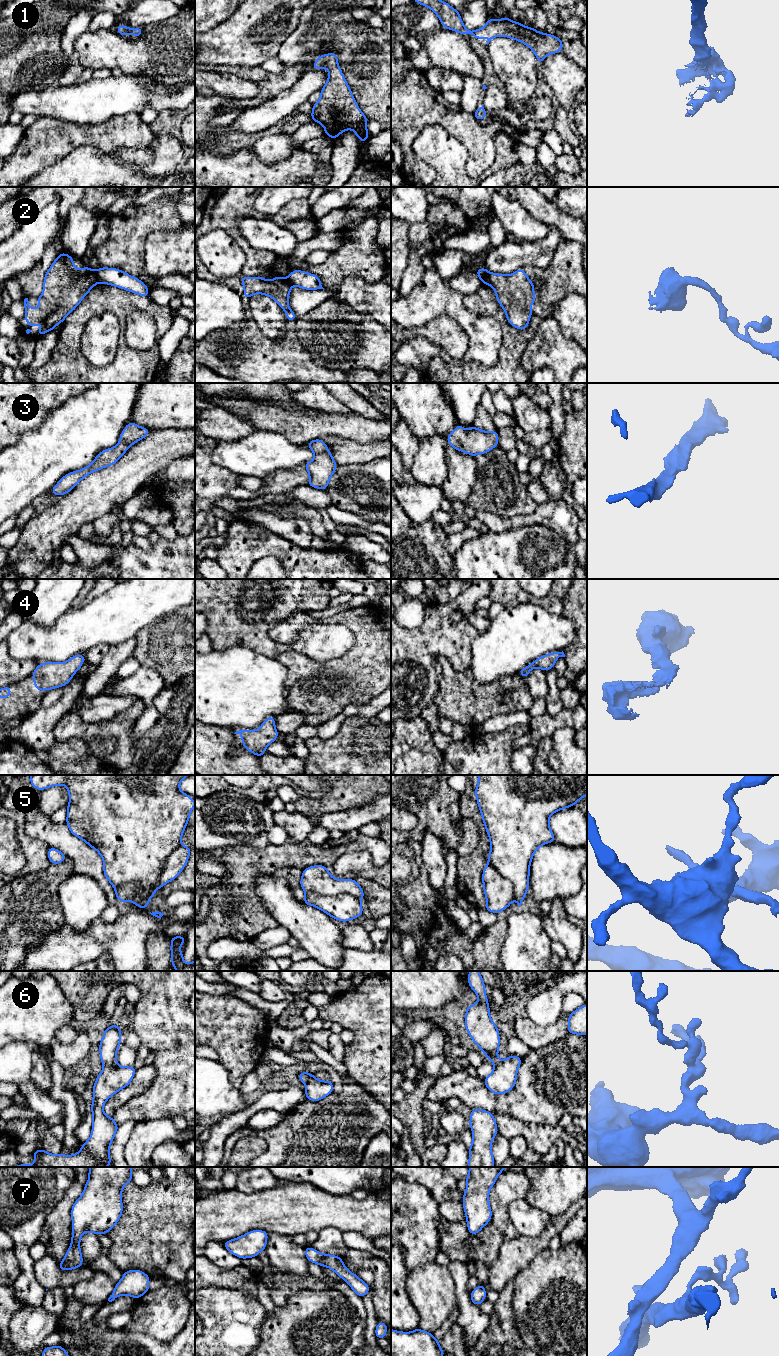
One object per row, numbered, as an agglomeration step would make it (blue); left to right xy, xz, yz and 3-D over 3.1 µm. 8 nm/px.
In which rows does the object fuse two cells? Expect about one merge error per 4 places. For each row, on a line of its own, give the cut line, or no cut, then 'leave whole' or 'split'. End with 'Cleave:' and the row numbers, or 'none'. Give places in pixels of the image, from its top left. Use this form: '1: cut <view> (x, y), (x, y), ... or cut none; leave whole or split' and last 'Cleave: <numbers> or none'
1: cut none; leave whole
2: cut xy (94, 271), (98, 281); split
3: cut none; leave whole
4: cut none; leave whole
5: cut xz (305, 891), (314, 891), (327, 895), (350, 893), (358, 899); split
6: cut none; leave whole
7: cut none; leave whole
Cleave: 2, 5

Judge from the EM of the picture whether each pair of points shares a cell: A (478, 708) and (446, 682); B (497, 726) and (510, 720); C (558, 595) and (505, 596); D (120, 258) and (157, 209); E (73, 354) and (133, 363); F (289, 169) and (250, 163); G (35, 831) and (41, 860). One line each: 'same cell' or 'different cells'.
A: same cell
B: same cell
C: same cell
D: same cell
E: same cell
F: same cell
G: different cells

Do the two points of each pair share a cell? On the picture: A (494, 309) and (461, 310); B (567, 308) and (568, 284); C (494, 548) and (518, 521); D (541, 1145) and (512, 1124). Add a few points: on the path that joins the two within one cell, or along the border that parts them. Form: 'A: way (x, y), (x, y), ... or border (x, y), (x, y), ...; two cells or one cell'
A: border (463, 296), (463, 303), (471, 311), (493, 316); two cells
B: border (576, 292), (570, 292), (558, 301), (552, 311); two cells
C: border (535, 523), (511, 527), (499, 532), (489, 531); two cells
D: way (534, 1138), (525, 1129), (519, 1128); one cell

